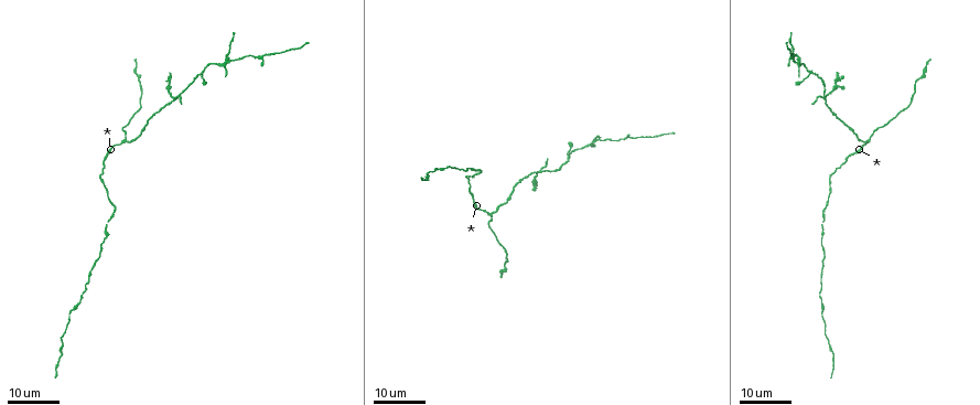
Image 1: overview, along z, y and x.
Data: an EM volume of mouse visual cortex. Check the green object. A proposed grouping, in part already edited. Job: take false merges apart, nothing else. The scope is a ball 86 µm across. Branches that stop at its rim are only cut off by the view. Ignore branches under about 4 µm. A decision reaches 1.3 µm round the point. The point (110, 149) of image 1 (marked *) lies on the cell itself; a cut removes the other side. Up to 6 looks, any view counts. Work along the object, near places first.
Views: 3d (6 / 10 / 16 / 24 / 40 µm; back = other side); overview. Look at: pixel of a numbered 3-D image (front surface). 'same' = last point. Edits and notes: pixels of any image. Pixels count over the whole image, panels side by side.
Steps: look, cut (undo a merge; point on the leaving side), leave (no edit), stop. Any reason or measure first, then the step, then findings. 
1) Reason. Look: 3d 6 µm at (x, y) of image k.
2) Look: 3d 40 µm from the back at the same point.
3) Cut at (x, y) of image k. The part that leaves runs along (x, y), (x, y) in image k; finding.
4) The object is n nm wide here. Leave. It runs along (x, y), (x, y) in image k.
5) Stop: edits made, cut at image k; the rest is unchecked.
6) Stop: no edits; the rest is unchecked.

Three-way junction. Look: 3d 24 µm at (123, 139) of image 1.

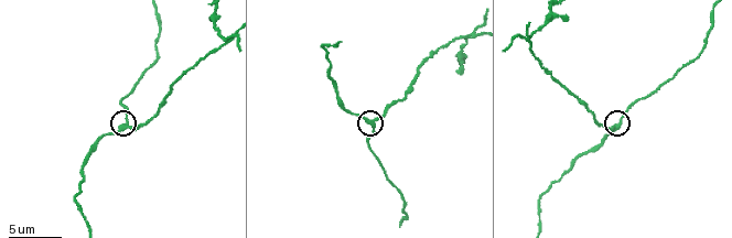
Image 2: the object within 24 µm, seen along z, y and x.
Look: 3d 6 µm at (614, 127) of image 2.

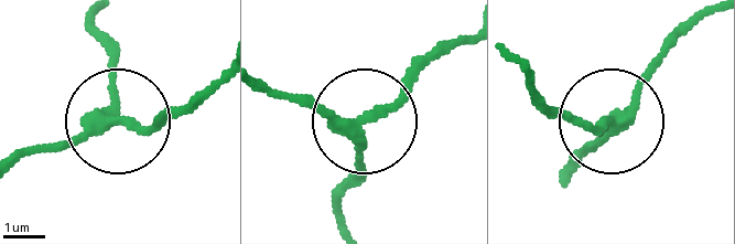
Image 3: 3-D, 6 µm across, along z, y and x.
The side arm is 24 µm long. Leave. It runs along (20, 158), (111, 123), (115, 45) in image 3; all the same cell.

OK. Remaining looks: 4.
Look: 3d 10 µm at (474, 34) of image 2.

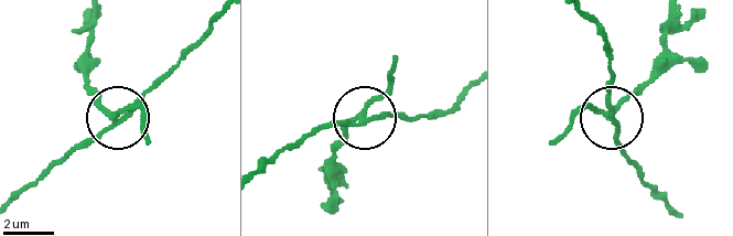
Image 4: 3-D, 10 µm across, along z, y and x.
The object is 210 nm wide here. Cut at (141, 106) of image 4. The part that leaves runs along (115, 115), (100, 104), (85, 76), (92, 13) in image 4; a second cell is stuck on.

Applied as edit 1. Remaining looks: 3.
Redraw. Look: overview.

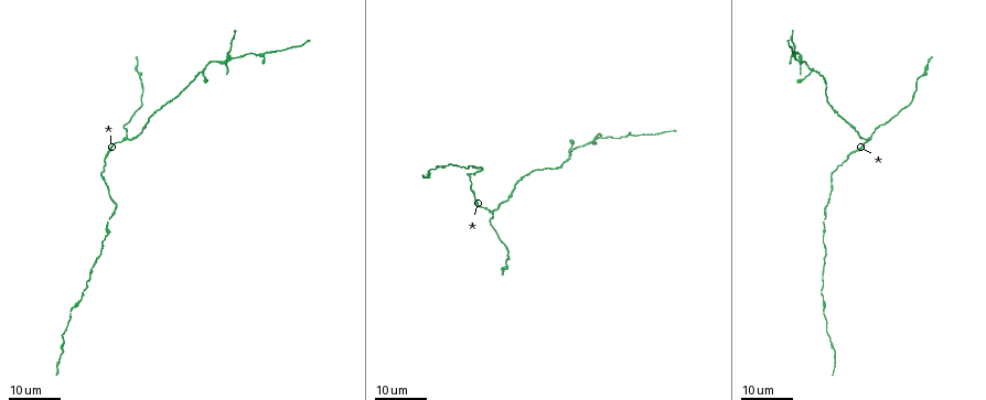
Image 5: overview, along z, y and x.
Three-way junction. Look: 3d 16 µm at (797, 57) of image 5.

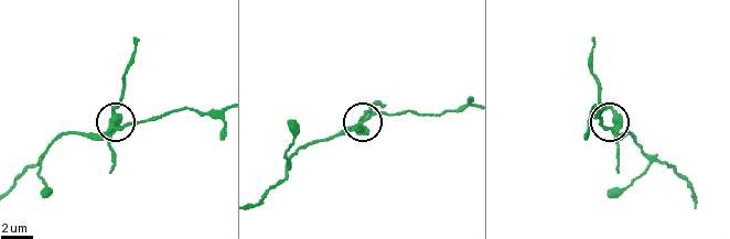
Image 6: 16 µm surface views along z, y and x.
Look: 3d 6 µm at (614, 124) of image 6.

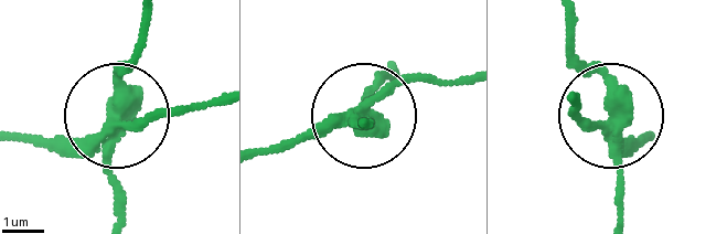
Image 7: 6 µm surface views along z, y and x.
The object is 370 nm wide here. Cut at (125, 193) of image 7. The part that leaves runs along (111, 128), (111, 89), (139, 48), (142, 17) in image 7; a second cell is stuck on.

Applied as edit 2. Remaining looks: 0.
Stop: edits made, cut at image 4, cut at image 7; the rest is unchecked.

